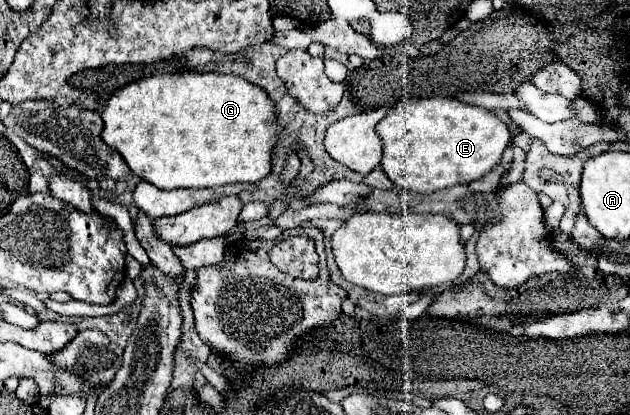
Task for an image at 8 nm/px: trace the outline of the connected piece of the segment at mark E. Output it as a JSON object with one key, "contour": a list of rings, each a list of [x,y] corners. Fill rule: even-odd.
{"contour":[[[431,98],[395,106],[377,124],[383,142],[381,168],[403,190],[431,194],[455,184],[471,184],[491,172],[511,142],[511,132],[491,110],[453,98]]]}

